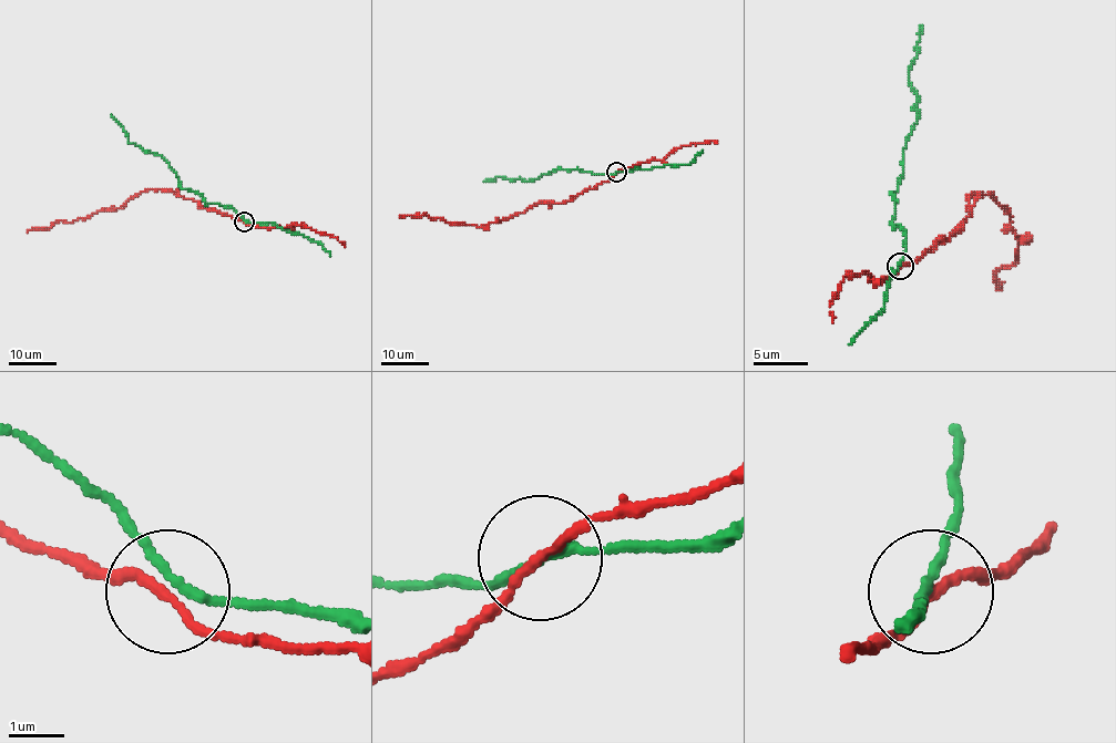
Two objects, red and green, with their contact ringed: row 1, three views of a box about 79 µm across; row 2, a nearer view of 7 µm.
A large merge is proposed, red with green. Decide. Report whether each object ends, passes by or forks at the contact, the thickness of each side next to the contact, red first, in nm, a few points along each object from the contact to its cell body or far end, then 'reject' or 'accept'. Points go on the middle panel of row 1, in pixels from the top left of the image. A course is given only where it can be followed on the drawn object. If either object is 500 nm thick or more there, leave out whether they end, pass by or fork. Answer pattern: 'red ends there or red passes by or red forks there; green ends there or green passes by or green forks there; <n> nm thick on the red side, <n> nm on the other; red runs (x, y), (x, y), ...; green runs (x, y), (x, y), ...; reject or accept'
red passes by; green passes by; 150 nm thick on the red side, 140 nm on the other; red runs (616, 173), (569, 200), (538, 203), (521, 213), (481, 226), (449, 224), (425, 215), (399, 215); green runs (617, 173), (603, 175), (556, 168), (534, 179), (513, 181), (500, 176), (483, 182); accept

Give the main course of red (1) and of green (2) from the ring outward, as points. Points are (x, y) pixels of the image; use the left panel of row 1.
1: (244, 220), (157, 188), (131, 197), (123, 207), (99, 209), (84, 218), (59, 220), (27, 231)
2: (245, 220), (231, 207), (205, 204), (202, 195), (184, 189), (162, 157), (128, 141), (123, 127), (111, 115)

